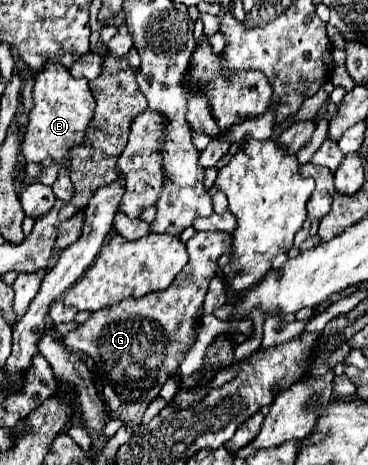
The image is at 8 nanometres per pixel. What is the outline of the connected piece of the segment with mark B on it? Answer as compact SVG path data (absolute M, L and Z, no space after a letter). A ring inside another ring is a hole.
M46 63L34 79L32 101L34 107L28 113L28 125L22 143L22 155L28 163L40 163L44 159L60 161L70 147L84 141L84 131L94 115L94 97L86 79L74 79L70 71L60 63Z

